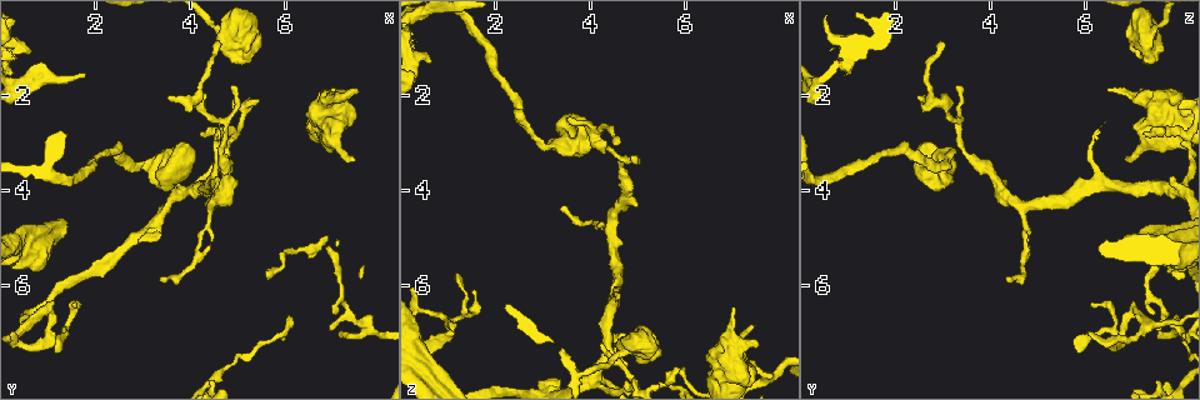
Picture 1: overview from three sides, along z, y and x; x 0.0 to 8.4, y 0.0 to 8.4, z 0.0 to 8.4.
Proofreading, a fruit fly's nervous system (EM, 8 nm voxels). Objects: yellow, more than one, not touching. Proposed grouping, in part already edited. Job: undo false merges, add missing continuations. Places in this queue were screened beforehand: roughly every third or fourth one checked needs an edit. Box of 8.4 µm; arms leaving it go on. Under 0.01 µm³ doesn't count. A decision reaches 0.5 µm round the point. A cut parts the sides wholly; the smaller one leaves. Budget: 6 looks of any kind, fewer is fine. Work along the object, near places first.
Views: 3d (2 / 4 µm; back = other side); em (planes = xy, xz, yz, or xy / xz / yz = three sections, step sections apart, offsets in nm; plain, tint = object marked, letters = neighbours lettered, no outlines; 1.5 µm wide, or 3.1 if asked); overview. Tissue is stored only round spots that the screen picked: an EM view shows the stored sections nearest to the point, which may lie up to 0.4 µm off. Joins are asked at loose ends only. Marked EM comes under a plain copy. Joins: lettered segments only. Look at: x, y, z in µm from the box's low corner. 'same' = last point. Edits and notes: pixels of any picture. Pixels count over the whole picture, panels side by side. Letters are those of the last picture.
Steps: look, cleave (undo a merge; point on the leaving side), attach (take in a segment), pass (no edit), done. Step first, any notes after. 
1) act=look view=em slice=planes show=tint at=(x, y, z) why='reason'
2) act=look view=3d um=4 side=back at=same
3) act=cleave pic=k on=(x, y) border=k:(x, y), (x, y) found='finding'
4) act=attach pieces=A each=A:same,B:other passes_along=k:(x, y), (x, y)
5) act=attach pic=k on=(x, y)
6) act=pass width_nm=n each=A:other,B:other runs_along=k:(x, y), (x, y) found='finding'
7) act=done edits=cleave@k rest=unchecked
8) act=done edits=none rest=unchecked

act=look view=em slice=xz step=8 show=tint at=(7.55, 1.85, 7.25) why='thick end'

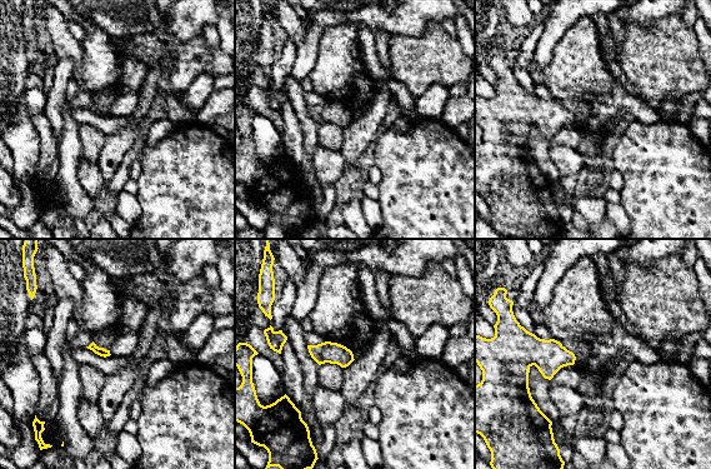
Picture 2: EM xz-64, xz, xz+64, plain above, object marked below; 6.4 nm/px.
act=look view=em slice=planes show=letters at=same

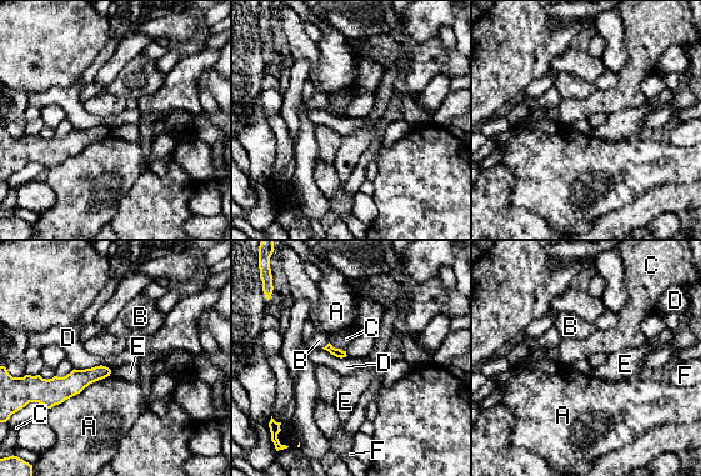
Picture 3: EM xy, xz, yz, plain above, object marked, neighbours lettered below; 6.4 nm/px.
act=pass each=A:other,B:other,C:other,D:other,E:other,F:other runs_along=3:(106, 371), (70, 385), (40, 382) found='no lettered segment goes on from it'

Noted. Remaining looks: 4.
act=look view=em slice=xy step=4 show=letters at=(4.85, 1.80, 3.30) why='tapers out'

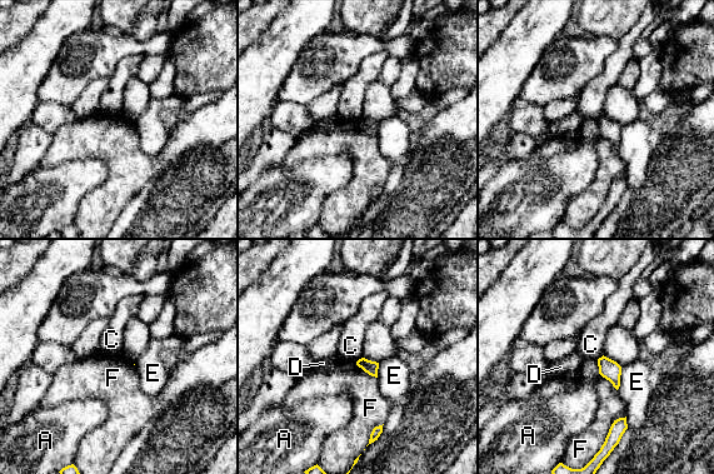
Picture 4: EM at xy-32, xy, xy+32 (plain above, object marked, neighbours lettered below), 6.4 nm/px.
act=pass each=A:other,C:other,D:other,E:other,F:other border=4:(362, 357), (356, 362) found='no lettered segment goes on from it'

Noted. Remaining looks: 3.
act=look view=em slice=xy step=4 show=tint at=(0.65, 1.15, 1.30) why='an open end'

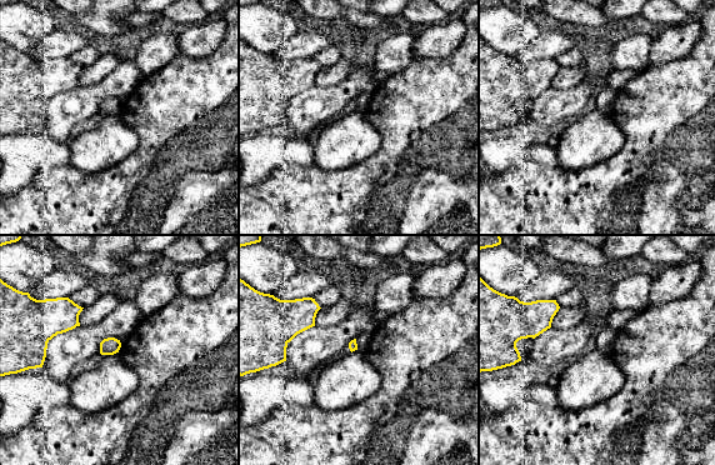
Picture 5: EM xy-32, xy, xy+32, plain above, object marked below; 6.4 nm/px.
act=look view=em slice=planes show=letters at=same

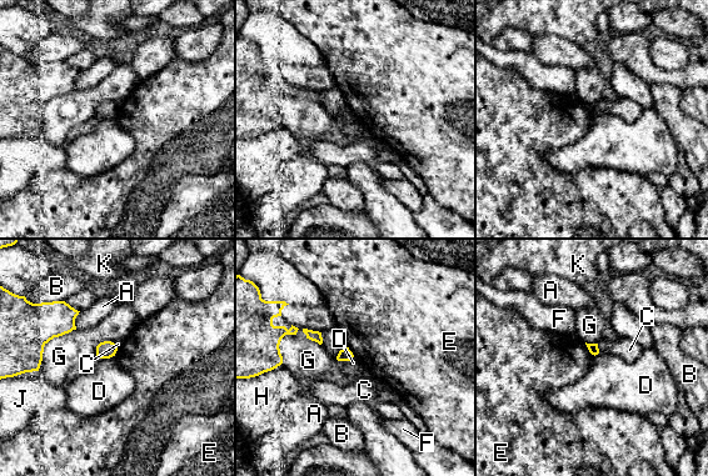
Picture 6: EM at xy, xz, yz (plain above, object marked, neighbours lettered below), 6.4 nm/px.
act=pass each=A:other,B:other,C:other,D:other,E:other,F:other,G:other,H:other,J:other,K:other border=6:(114, 355), (100, 359) found='no lettered segment goes on from it'

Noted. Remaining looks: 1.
act=done edits=none rest=unchecked

